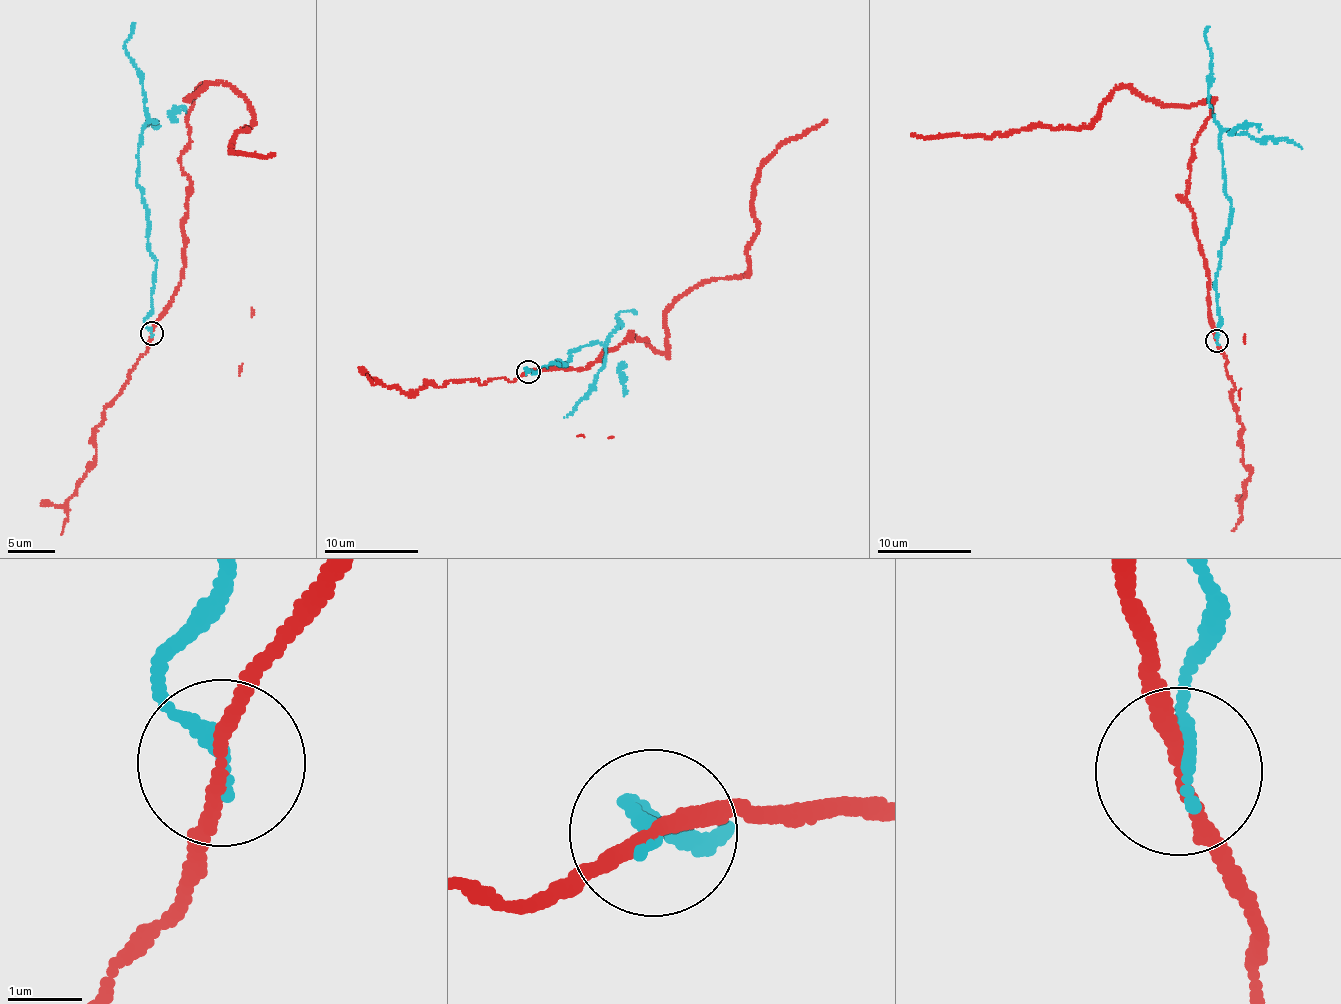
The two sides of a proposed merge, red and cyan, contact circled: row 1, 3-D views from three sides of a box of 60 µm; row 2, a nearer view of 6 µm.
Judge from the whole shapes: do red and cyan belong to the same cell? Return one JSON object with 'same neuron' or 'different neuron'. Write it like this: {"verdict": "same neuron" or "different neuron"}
{"verdict": "different neuron"}

